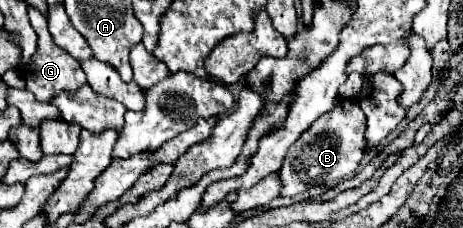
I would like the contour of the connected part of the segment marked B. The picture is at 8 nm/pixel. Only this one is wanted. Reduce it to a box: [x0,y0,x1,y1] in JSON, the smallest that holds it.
[280,98,366,196]

